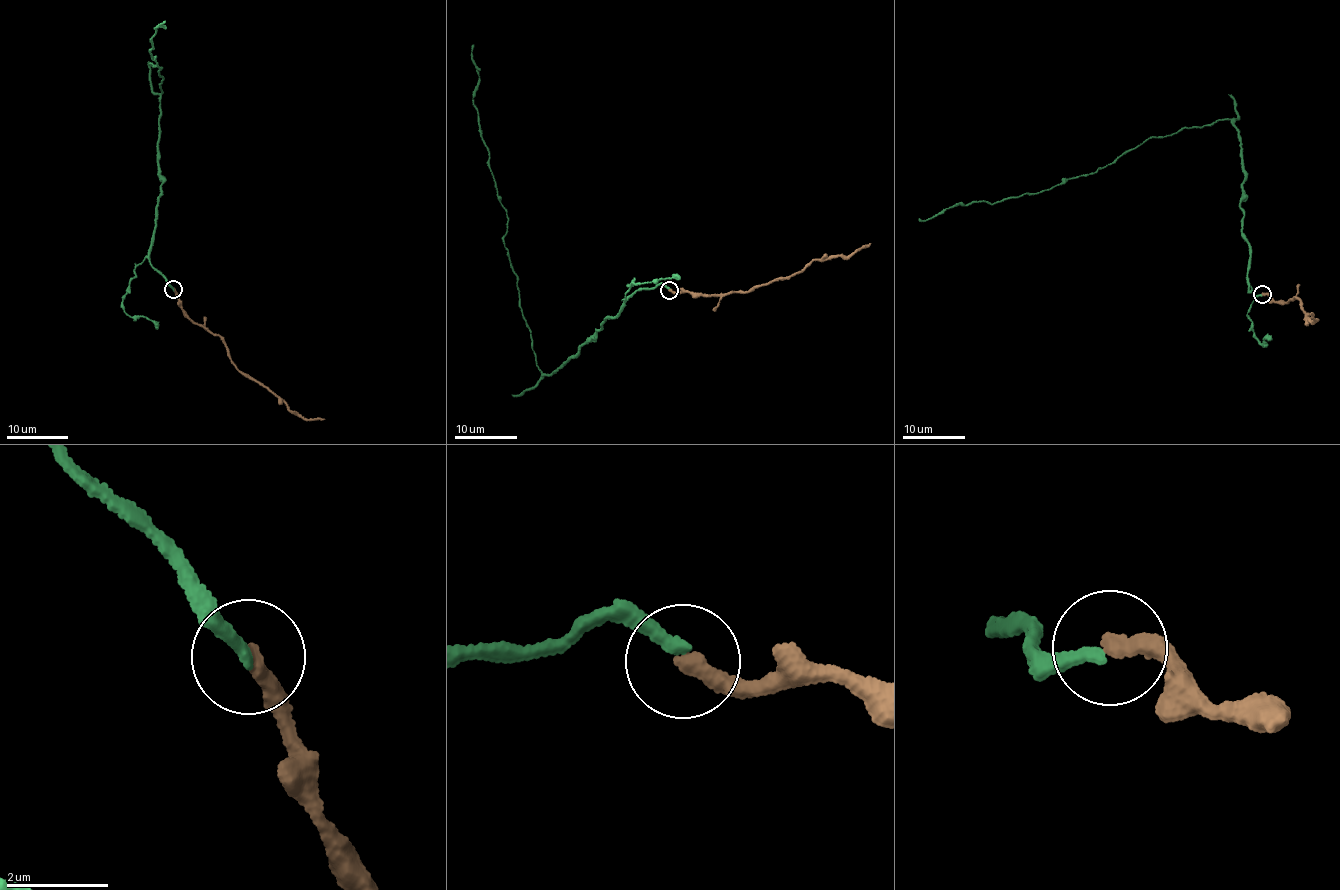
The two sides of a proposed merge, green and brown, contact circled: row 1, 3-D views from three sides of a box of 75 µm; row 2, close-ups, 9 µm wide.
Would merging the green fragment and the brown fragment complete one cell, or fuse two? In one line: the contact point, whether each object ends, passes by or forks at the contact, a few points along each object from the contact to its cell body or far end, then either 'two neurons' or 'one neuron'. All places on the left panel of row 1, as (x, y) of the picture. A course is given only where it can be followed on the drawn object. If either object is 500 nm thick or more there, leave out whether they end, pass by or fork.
(173, 289) | green ends | brown ends | green via (173, 289), (149, 257), (162, 184), (164, 79), (150, 52), (155, 29), (166, 22) | brown via (173, 289), (184, 311), (221, 339), (238, 370), (274, 392), (291, 412), (308, 419), (324, 419) | one neuron

